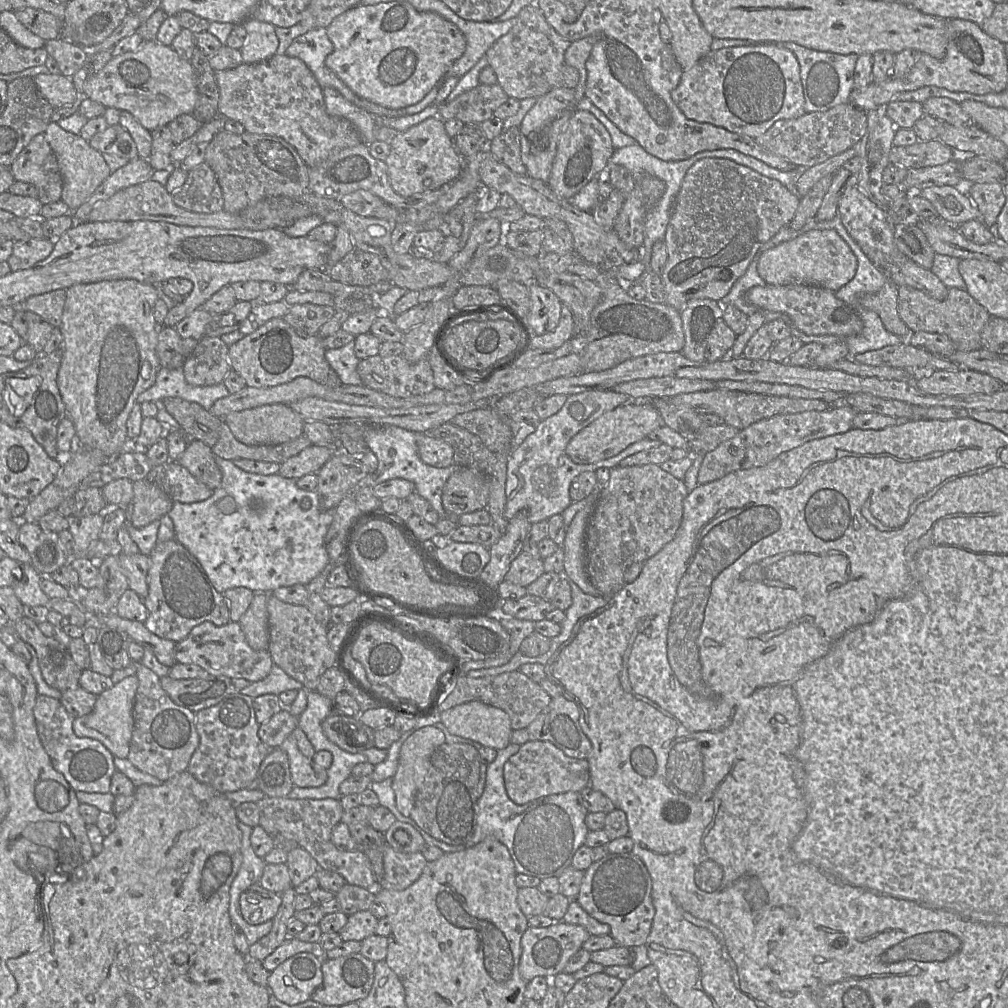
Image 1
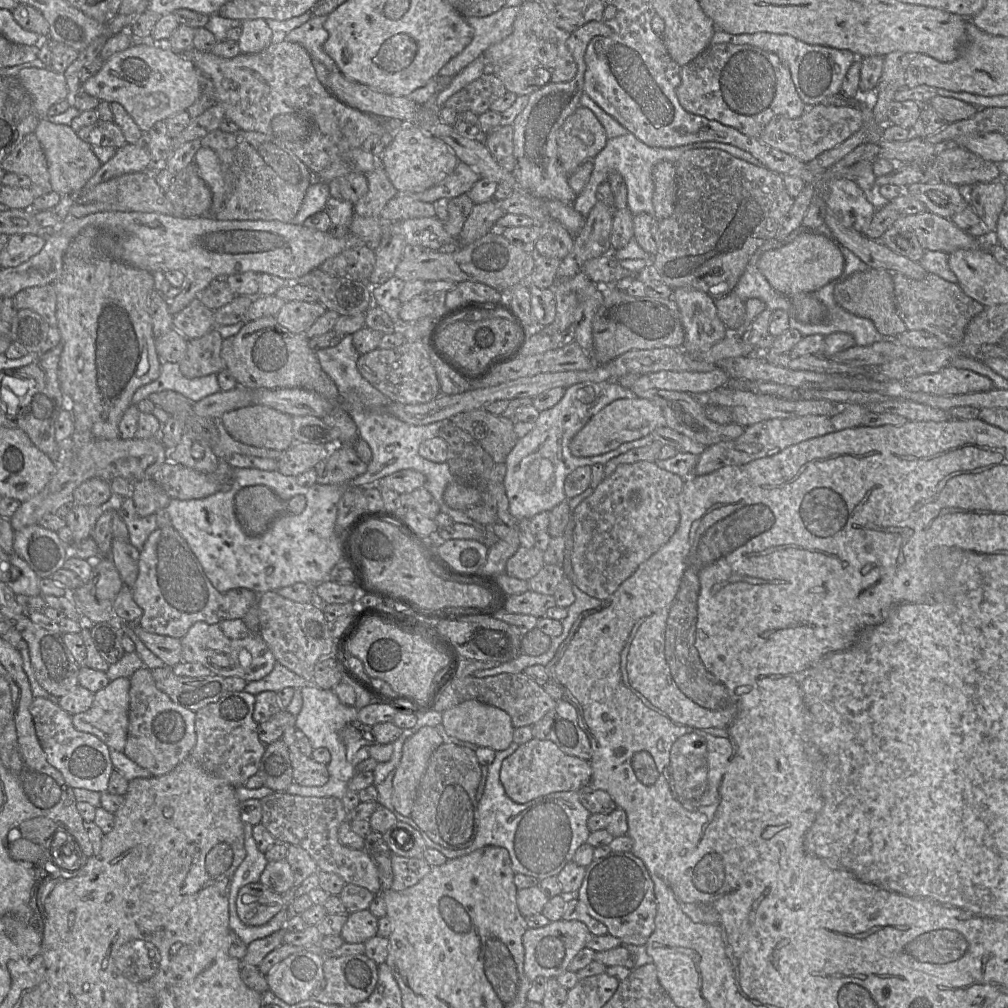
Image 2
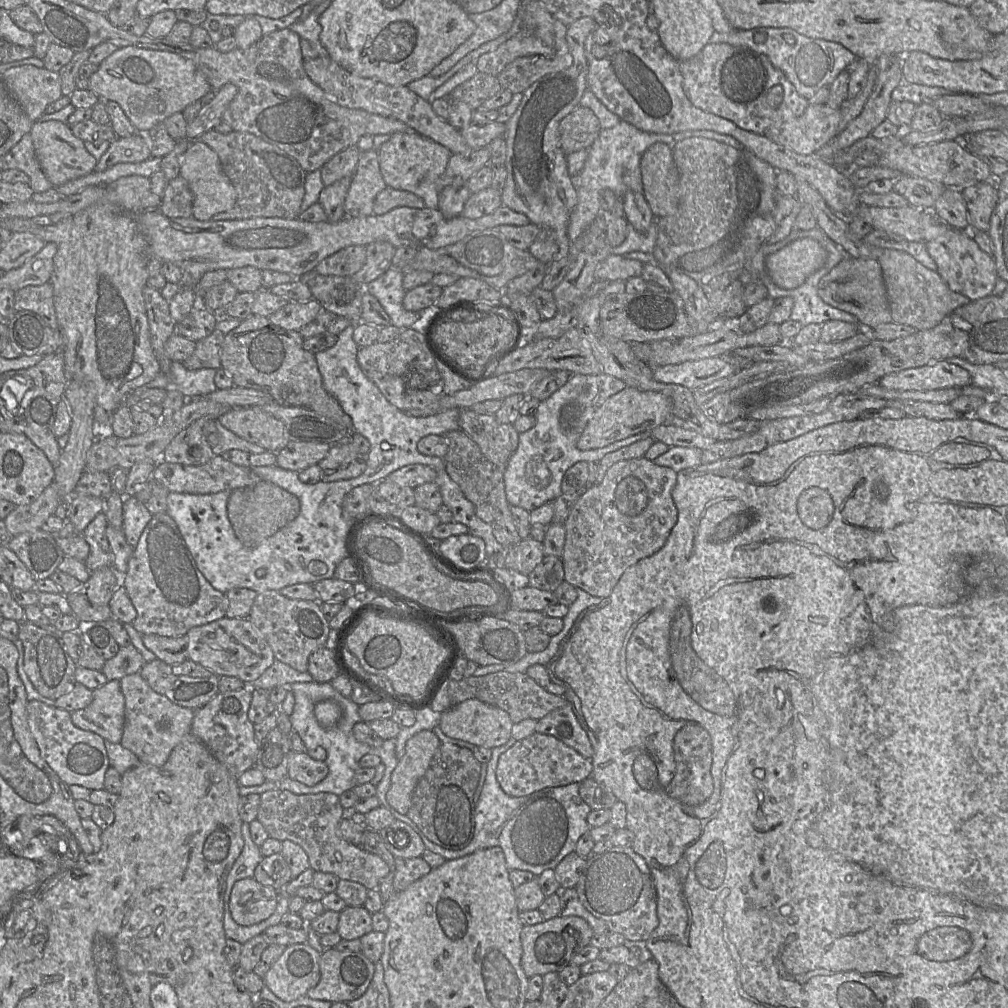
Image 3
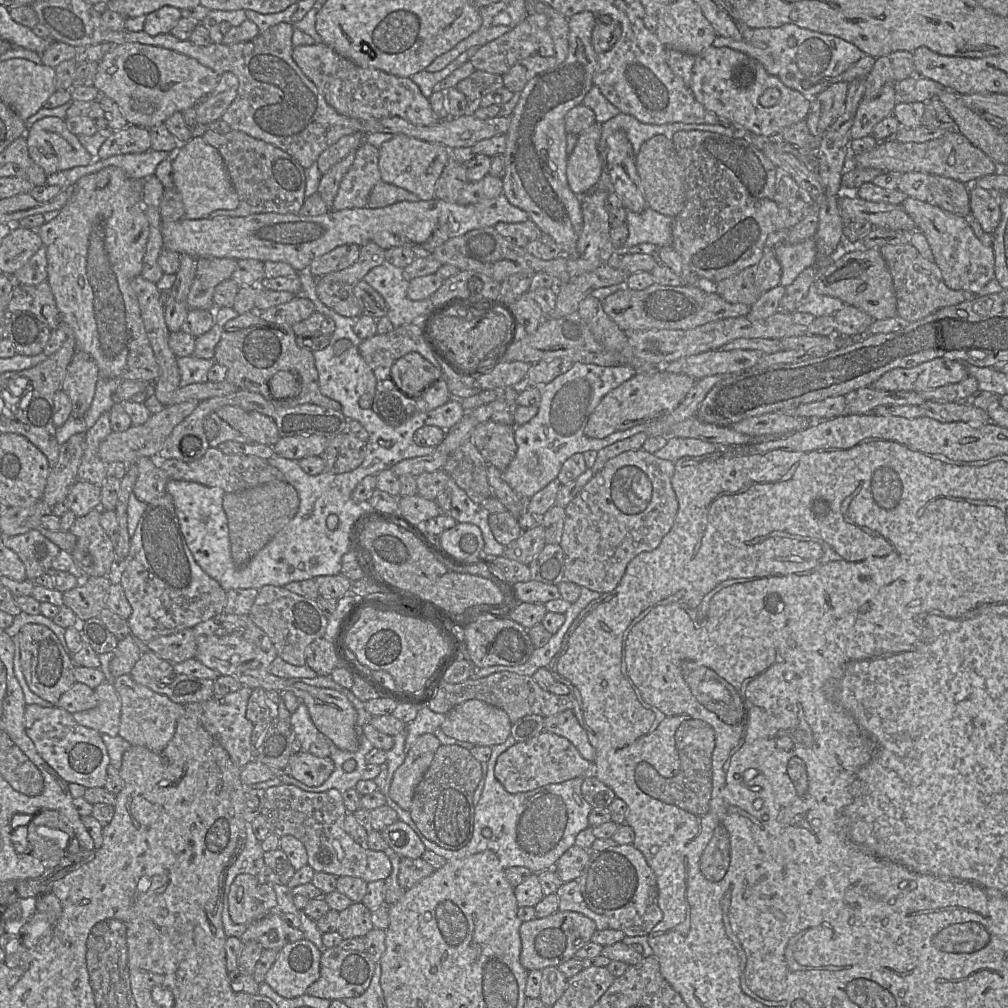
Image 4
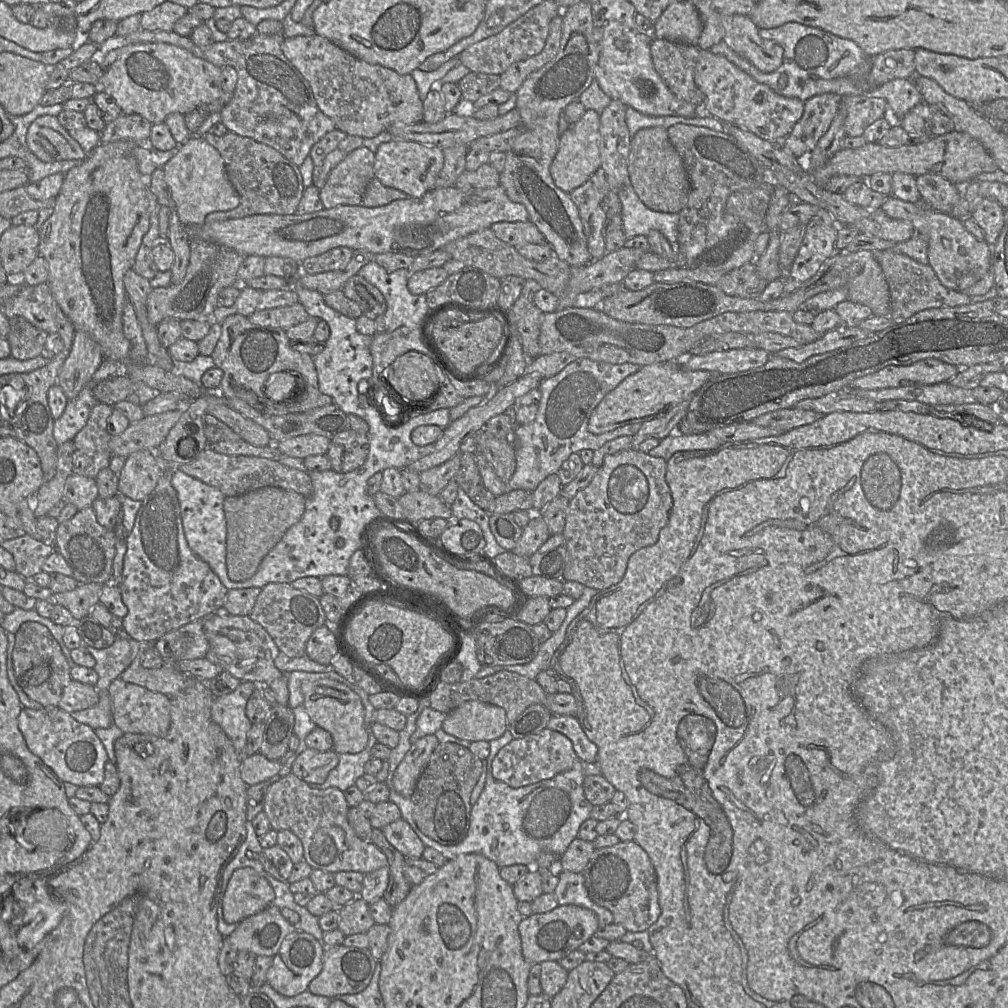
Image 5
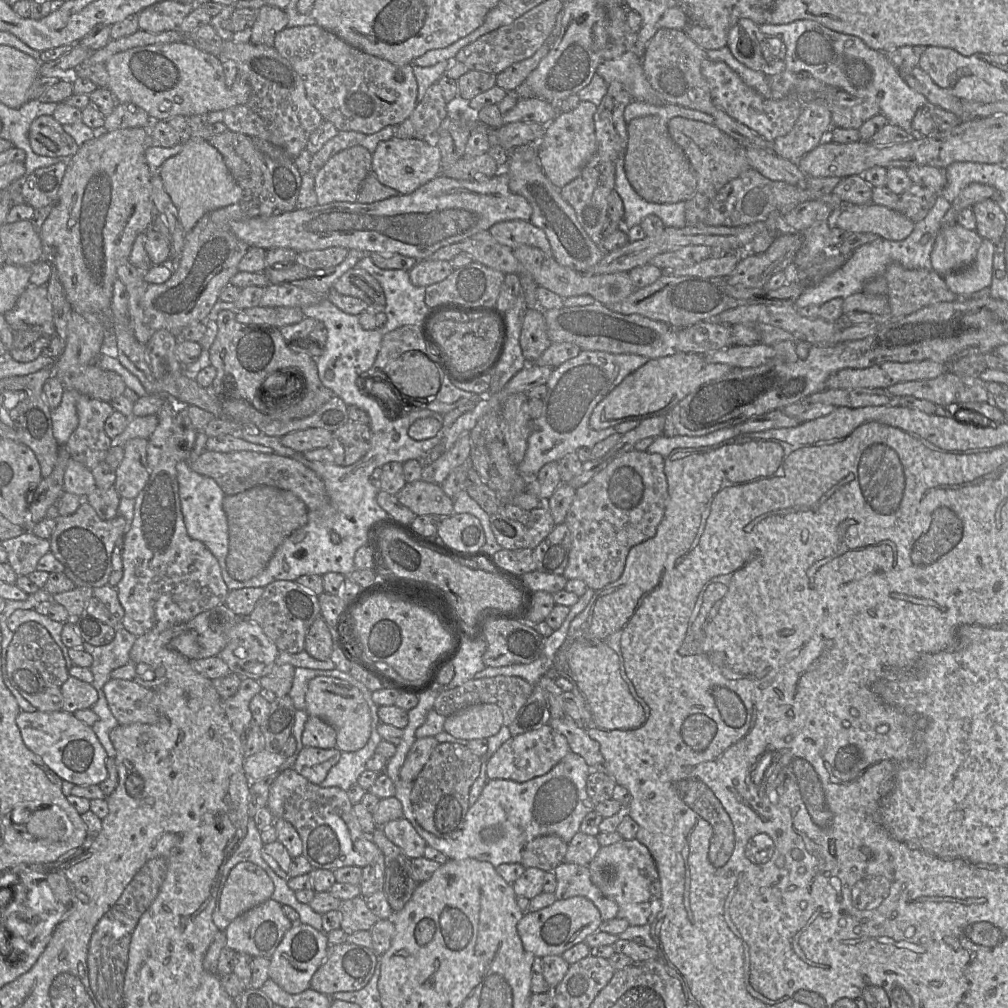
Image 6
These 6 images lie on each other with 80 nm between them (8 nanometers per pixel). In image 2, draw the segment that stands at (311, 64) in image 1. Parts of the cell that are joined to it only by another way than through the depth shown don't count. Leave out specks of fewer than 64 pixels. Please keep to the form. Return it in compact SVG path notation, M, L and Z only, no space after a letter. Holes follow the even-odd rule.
M313 16L301 26L291 30L286 39L303 46L312 59L319 60L328 71L340 71L334 60L325 52L328 32L323 28L327 16Z

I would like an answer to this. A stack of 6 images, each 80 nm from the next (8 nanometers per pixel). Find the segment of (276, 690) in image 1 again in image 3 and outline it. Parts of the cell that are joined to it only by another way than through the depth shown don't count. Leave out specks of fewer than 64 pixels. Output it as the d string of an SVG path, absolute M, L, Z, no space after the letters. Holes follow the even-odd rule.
M275 659L273 664L268 667L259 678L251 683L244 683L243 688L249 688L251 691L255 689L271 690L277 686L311 681L313 681L313 678L308 671L299 672L289 665Z

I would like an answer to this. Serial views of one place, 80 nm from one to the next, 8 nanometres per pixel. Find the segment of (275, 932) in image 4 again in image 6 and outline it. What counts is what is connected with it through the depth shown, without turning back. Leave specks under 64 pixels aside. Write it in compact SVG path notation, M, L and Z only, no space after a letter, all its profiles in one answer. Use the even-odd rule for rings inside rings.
M269 899L232 920L225 930L226 946L237 954L248 954L252 957L269 959L284 934L293 924L284 915L281 906L277 901Z

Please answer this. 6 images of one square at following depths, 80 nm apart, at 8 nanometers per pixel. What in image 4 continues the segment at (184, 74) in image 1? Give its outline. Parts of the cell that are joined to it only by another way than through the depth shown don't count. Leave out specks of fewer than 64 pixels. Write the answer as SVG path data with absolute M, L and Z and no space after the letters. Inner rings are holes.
M140 44L115 45L99 61L94 87L114 100L131 125L150 129L175 112L196 106L216 88L219 75L197 60L176 51Z

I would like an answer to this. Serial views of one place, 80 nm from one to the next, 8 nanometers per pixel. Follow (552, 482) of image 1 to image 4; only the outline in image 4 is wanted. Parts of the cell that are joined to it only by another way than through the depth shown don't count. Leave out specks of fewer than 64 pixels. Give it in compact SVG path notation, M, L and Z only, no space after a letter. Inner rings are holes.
M575 362L566 373L543 385L539 390L541 400L536 416L514 427L517 452L502 472L502 479L523 499L529 500L558 477L563 463L572 455L598 452L619 440L644 432L647 426L638 425L602 439L590 438L585 434L588 419L601 399L635 374L635 370L628 365L600 366Z

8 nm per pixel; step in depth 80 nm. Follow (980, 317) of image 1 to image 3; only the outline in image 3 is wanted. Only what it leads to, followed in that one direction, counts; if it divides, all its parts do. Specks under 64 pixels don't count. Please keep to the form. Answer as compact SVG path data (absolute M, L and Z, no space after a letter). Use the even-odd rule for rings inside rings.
M885 249L878 260L883 271L893 322L913 326L917 330L928 330L937 326L955 309L972 301L964 294L952 290L938 271L925 267L907 251Z

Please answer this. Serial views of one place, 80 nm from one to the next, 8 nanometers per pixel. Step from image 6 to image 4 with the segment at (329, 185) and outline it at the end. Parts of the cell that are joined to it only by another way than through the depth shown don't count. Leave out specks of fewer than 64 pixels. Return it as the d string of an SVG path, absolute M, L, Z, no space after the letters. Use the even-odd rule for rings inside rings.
M365 143L355 152L354 161L342 178L331 210L367 207L372 188L382 181L379 167L379 149Z

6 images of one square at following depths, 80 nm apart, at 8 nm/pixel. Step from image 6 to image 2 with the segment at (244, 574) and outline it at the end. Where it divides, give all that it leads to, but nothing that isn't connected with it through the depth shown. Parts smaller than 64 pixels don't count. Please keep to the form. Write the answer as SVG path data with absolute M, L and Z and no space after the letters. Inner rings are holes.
M265 485L241 488L234 499L238 524L247 537L257 537L264 534L277 519L283 515L301 514L307 505L306 498L302 495L295 495L289 500L283 500Z

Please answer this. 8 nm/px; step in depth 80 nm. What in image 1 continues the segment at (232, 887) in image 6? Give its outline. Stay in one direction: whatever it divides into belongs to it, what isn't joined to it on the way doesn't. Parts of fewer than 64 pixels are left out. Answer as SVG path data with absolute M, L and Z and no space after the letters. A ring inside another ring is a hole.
M254 883L241 893L239 903L243 919L250 925L258 925L275 917L281 895Z

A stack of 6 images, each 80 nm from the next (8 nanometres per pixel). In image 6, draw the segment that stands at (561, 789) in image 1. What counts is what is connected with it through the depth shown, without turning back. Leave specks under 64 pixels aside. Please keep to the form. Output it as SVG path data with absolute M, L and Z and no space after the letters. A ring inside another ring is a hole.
M550 724L512 736L490 757L486 765L487 779L508 779L525 782L548 773L571 751L564 735Z

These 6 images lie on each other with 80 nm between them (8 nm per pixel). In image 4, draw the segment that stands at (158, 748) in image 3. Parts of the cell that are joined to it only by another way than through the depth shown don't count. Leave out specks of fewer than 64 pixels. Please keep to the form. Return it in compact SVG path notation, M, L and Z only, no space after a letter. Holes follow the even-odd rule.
M130 675L114 679L113 685L121 701L119 736L132 746L142 746L160 753L173 738L177 721L184 713L185 706L138 684Z

